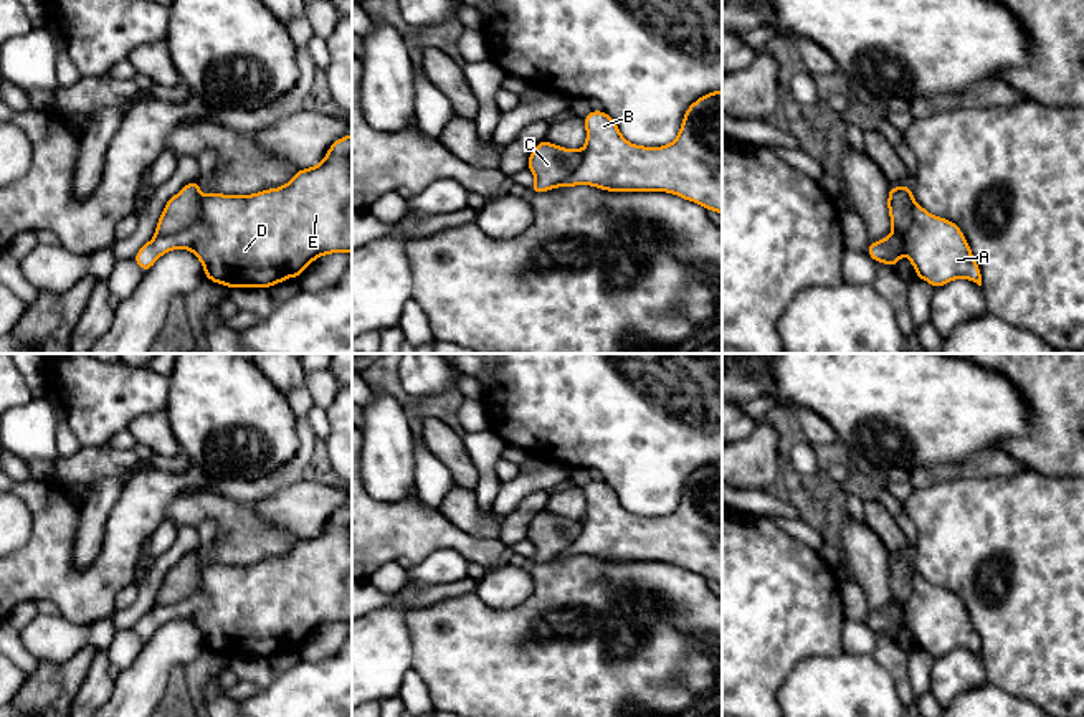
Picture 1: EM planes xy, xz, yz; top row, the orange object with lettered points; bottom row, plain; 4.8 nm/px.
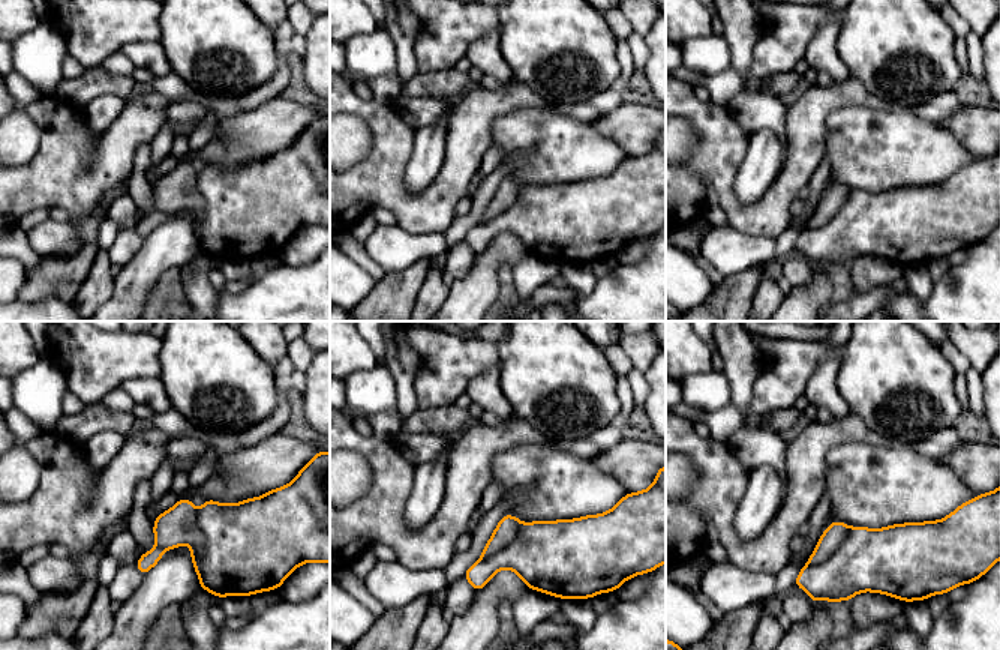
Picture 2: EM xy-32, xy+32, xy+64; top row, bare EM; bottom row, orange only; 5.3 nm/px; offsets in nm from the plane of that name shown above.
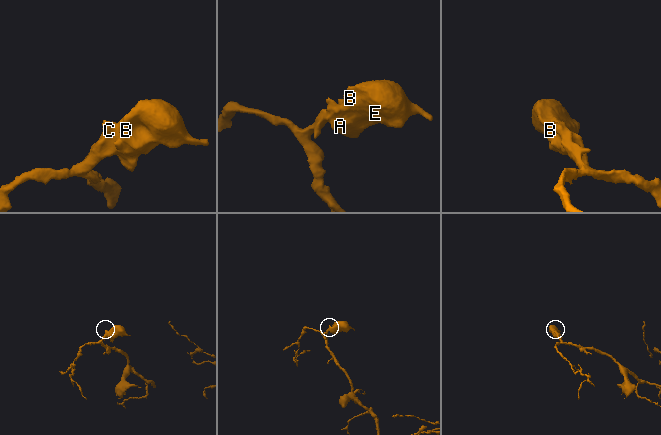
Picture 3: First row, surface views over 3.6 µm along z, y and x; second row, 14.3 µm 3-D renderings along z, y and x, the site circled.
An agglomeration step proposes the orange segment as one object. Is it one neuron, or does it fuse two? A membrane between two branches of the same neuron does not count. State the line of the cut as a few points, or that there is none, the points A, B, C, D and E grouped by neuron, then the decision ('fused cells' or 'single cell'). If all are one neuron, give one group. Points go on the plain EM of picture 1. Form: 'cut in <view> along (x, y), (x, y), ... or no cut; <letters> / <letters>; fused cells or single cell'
cut in xy along (204, 567), (199, 592), (175, 603), (156, 605); A B D E / C; fused cells

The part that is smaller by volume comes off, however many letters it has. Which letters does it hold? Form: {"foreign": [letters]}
{"foreign": ["C"]}

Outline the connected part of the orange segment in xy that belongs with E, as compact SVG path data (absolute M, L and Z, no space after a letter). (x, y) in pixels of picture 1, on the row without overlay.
M352 504L337 509L324 530L311 539L299 539L283 557L253 565L208 563L202 572L202 591L177 605L155 605L134 626L147 643L155 631L172 620L190 620L202 633L205 648L226 658L273 658L288 648L299 648L317 628L332 623L352 623Z

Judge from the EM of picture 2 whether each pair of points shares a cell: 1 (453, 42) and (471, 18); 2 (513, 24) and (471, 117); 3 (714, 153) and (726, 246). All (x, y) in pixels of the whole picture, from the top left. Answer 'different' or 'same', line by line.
1: same
2: different
3: different

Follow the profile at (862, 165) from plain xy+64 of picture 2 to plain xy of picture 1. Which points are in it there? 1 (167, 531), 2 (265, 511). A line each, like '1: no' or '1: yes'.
1: no
2: no

